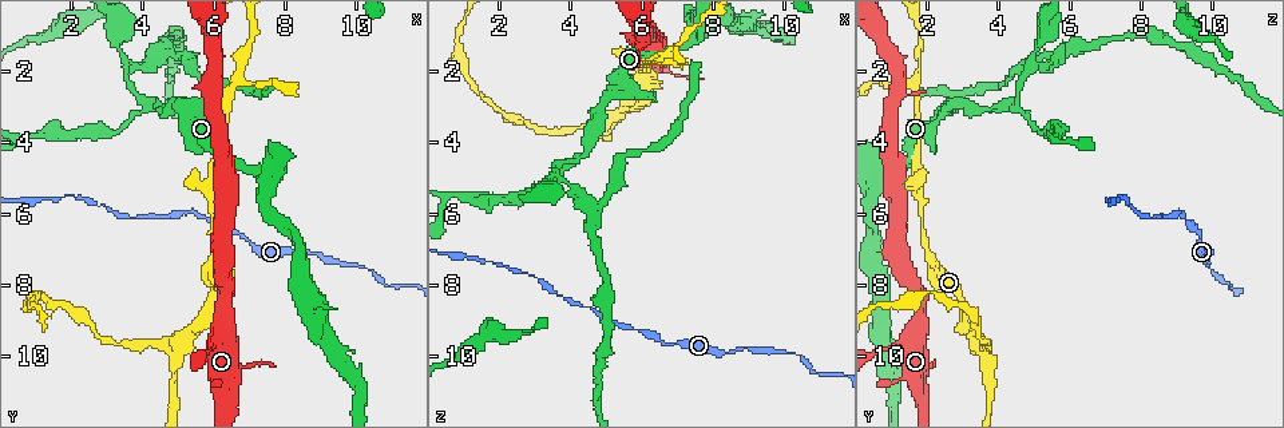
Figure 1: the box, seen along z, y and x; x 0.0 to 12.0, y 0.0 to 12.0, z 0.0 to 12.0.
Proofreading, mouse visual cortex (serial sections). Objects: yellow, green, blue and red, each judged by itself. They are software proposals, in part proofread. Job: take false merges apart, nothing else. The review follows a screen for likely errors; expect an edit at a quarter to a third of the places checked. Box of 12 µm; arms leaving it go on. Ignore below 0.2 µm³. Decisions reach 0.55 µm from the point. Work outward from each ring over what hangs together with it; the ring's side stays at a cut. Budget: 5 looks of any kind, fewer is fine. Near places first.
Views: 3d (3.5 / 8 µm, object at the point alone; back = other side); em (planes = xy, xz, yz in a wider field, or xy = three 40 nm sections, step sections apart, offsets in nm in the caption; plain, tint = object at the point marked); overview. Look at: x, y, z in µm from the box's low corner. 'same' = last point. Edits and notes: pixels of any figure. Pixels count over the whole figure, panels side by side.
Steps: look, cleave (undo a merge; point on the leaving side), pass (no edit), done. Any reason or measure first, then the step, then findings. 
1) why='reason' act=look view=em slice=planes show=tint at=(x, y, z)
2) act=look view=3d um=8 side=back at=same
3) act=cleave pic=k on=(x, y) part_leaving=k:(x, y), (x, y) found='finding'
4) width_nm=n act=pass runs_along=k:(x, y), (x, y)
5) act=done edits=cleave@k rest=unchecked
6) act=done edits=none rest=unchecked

why='arms part here' act=look view=3d um=3.5 at=(4.3, 3.0, 4.5)

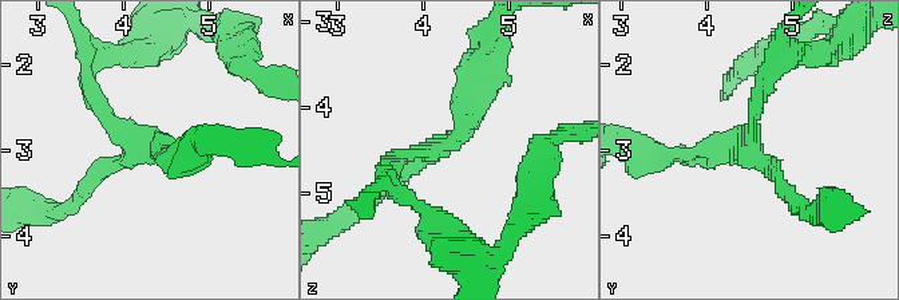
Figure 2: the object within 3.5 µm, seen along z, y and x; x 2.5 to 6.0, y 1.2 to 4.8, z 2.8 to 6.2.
arms=3 arm_widths_nm=200,200,200 why='shape alone is not enough' act=look view=em slice=xy step=5 show=tint at=(4.20, 2.95, 4.50)

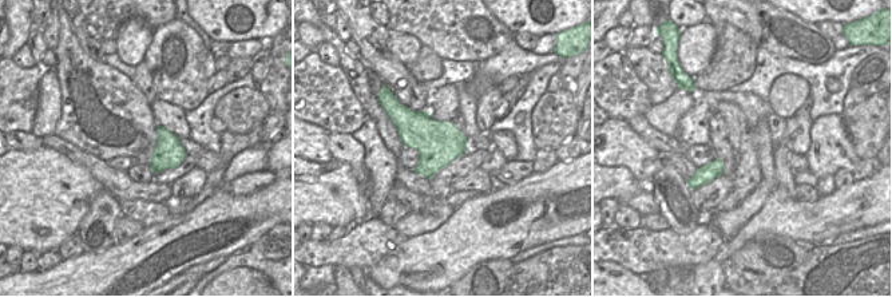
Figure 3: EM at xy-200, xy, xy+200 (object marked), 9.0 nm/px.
act=pass runs_along=2:(478, 74), (466, 129), (387, 164) found='all the same cell'

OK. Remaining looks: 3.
why='three arms meet' act=look view=3d um=3.5 at=(4.7, 1.4, 5.8)

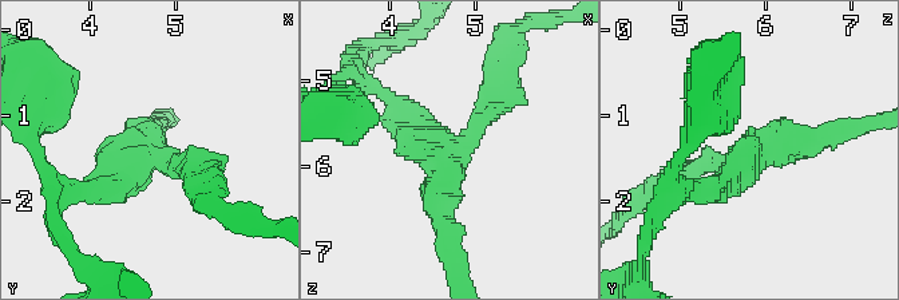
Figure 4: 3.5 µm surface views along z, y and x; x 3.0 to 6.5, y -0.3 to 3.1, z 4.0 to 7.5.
arms=3 arm_widths_nm=250,250,300 act=look view=em slice=xy step=3 show=tint at=(4.60, 1.45, 5.85)

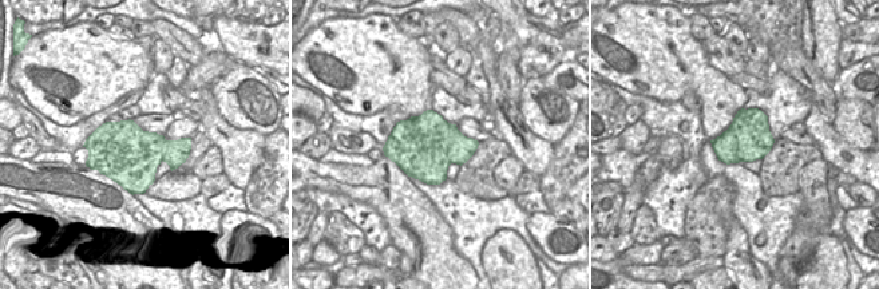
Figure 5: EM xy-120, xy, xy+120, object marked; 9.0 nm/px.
act=pass runs_along=4:(385, 97), (443, 161), (447, 237) found='all the same cell'

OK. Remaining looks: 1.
act=done edits=none rest=unchecked

